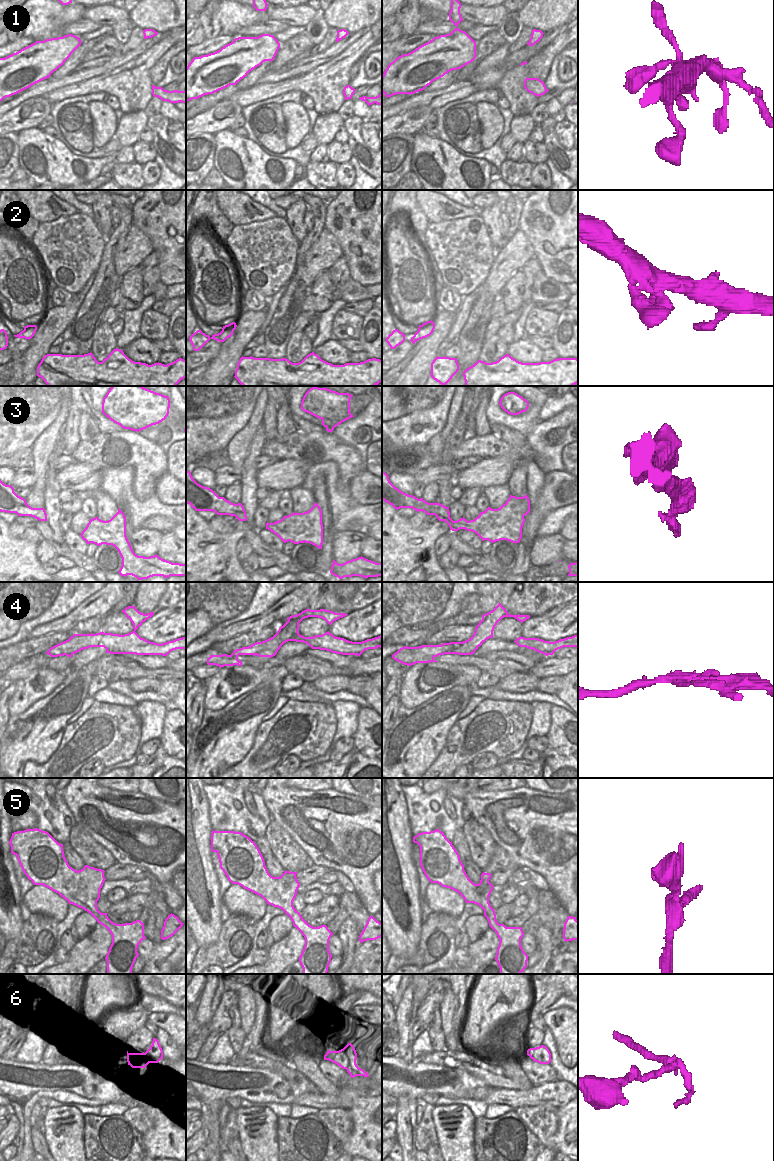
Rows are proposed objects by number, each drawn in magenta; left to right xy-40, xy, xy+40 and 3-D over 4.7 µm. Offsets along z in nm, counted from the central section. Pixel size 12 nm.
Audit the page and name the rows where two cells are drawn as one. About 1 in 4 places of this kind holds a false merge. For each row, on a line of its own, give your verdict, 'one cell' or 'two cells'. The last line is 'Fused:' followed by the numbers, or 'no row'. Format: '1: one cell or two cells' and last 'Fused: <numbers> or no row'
1: one cell
2: one cell
3: two cells
4: two cells
5: one cell
6: two cells
Fused: 3, 4, 6

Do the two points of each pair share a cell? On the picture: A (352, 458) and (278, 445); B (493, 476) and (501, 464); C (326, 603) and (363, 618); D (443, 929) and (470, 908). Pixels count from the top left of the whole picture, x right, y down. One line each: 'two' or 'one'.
A: one
B: one
C: two
D: two

